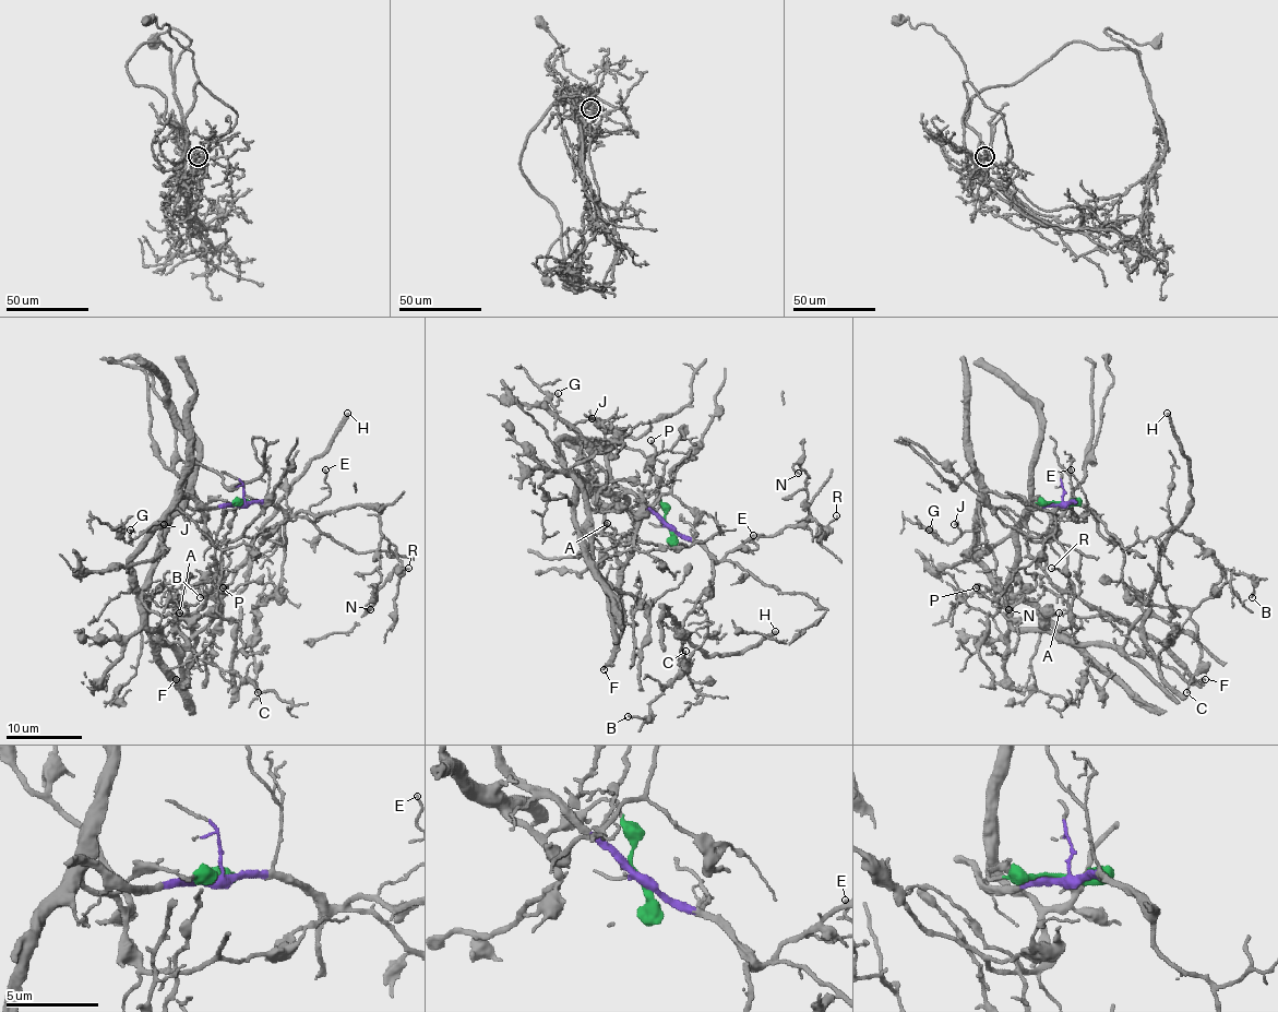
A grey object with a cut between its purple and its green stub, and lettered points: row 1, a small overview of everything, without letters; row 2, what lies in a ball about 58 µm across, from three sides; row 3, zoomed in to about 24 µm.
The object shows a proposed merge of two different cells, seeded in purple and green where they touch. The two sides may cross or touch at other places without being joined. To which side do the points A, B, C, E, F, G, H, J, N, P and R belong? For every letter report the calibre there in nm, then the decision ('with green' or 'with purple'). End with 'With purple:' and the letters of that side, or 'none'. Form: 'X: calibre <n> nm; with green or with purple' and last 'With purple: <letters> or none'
A: calibre 130 nm; with green
B: calibre 140 nm; with purple
C: calibre 160 nm; with purple
E: calibre 100 nm; with purple
F: calibre 140 nm; with green
G: calibre 110 nm; with purple
H: calibre 320 nm; with purple
J: calibre 80 nm; with purple
N: calibre 110 nm; with purple
P: calibre 120 nm; with purple
R: calibre 90 nm; with purple
With purple: B, C, E, G, H, J, N, P, R

